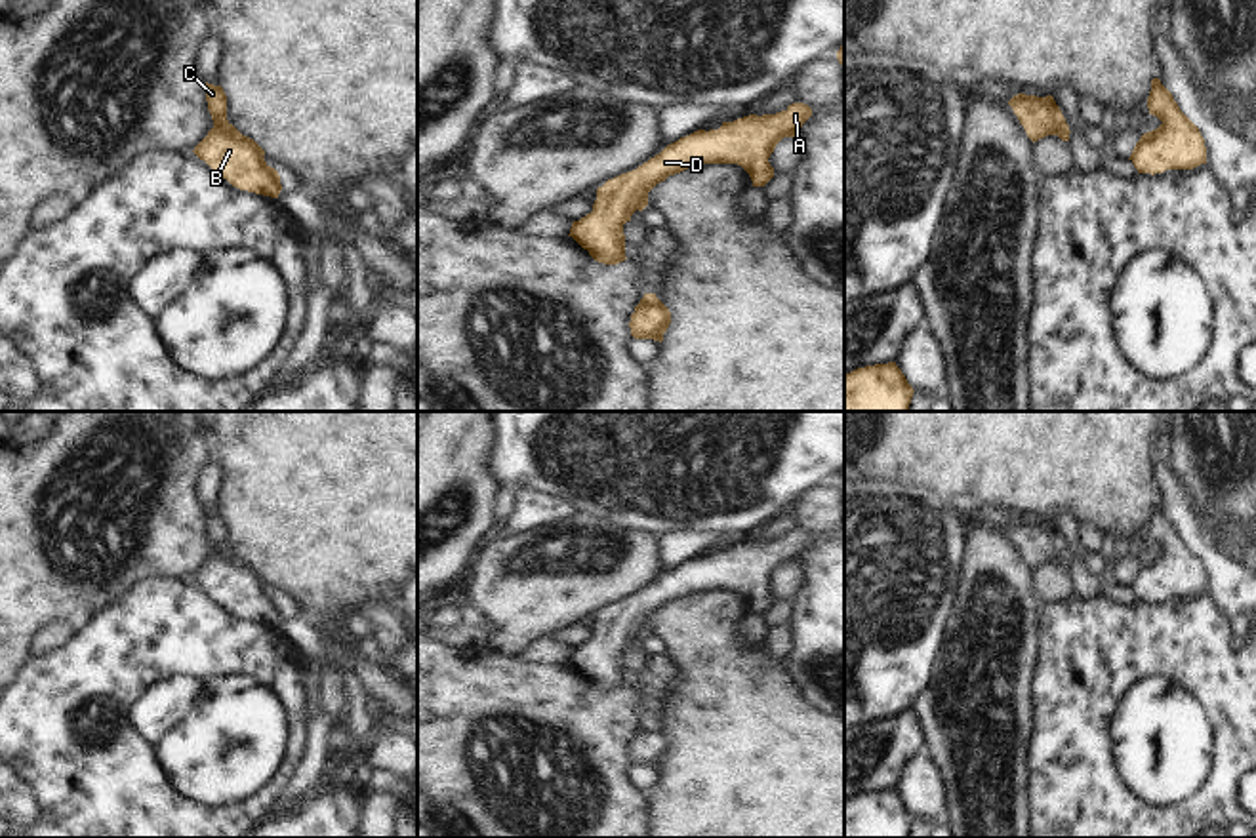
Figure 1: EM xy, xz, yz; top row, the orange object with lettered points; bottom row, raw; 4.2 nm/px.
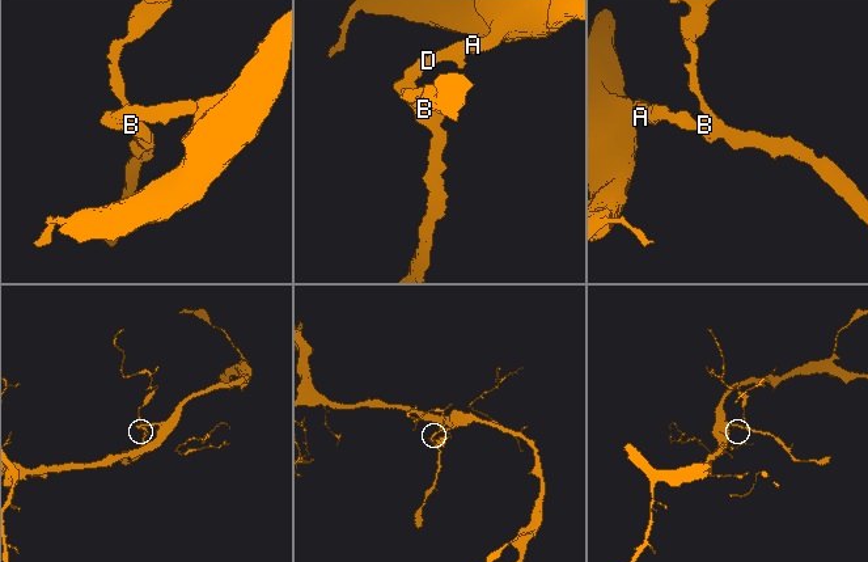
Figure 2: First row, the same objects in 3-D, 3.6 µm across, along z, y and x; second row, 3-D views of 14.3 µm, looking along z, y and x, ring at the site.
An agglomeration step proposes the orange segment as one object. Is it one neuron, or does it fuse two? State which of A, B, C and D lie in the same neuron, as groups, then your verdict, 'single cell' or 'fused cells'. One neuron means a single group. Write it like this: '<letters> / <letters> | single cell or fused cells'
A B C D | single cell

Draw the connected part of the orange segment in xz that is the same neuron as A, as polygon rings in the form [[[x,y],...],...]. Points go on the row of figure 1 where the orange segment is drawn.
[[[793,103],[776,114],[749,114],[722,122],[719,130],[698,130],[667,145],[633,171],[608,179],[597,189],[593,211],[572,223],[570,234],[589,255],[604,265],[625,261],[623,225],[648,206],[648,192],[669,175],[703,164],[738,164],[753,187],[774,177],[768,158],[783,137],[795,137],[812,116],[804,103]]]

